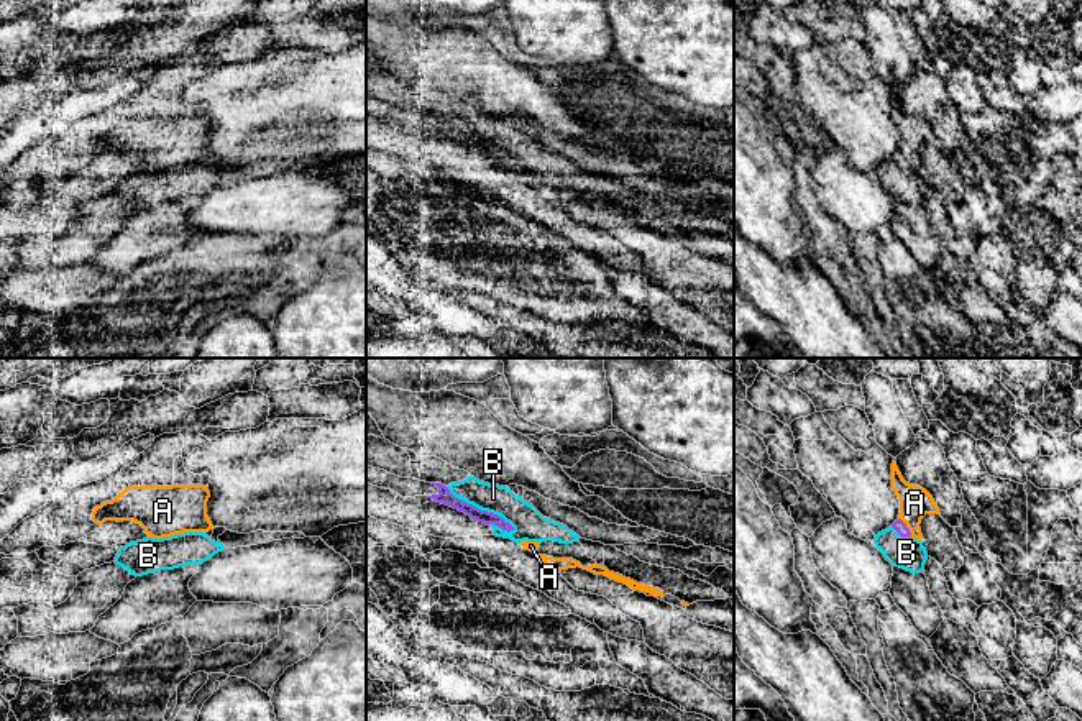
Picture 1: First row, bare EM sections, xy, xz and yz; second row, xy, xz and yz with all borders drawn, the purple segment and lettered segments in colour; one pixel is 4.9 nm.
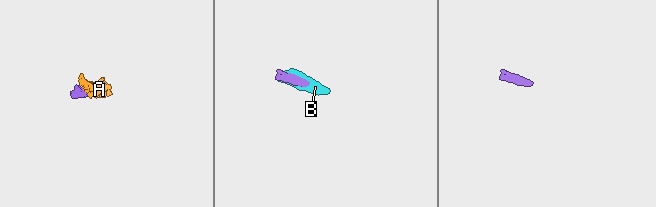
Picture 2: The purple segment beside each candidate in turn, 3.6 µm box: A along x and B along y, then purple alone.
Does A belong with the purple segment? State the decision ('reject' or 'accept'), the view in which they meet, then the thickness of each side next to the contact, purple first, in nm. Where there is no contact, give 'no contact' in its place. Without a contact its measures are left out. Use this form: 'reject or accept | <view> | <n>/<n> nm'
accept | yz | 60/160 nm

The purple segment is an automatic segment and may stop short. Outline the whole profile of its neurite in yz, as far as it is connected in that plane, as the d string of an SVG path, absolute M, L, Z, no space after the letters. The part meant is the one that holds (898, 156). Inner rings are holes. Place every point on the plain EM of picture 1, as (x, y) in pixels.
M895 92L892 95L892 122L900 131L900 146L892 159L901 169L915 169L921 172L921 151L926 146L939 146L938 136L926 122L903 112Z

